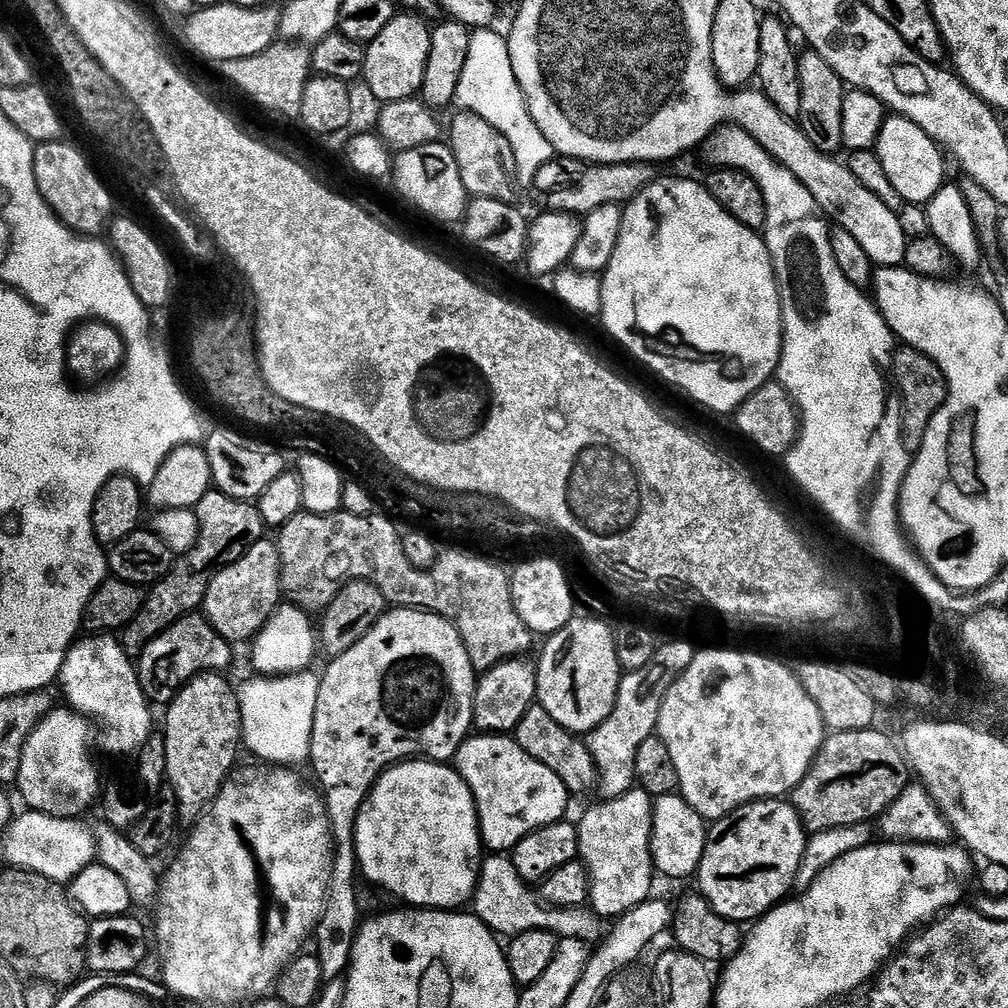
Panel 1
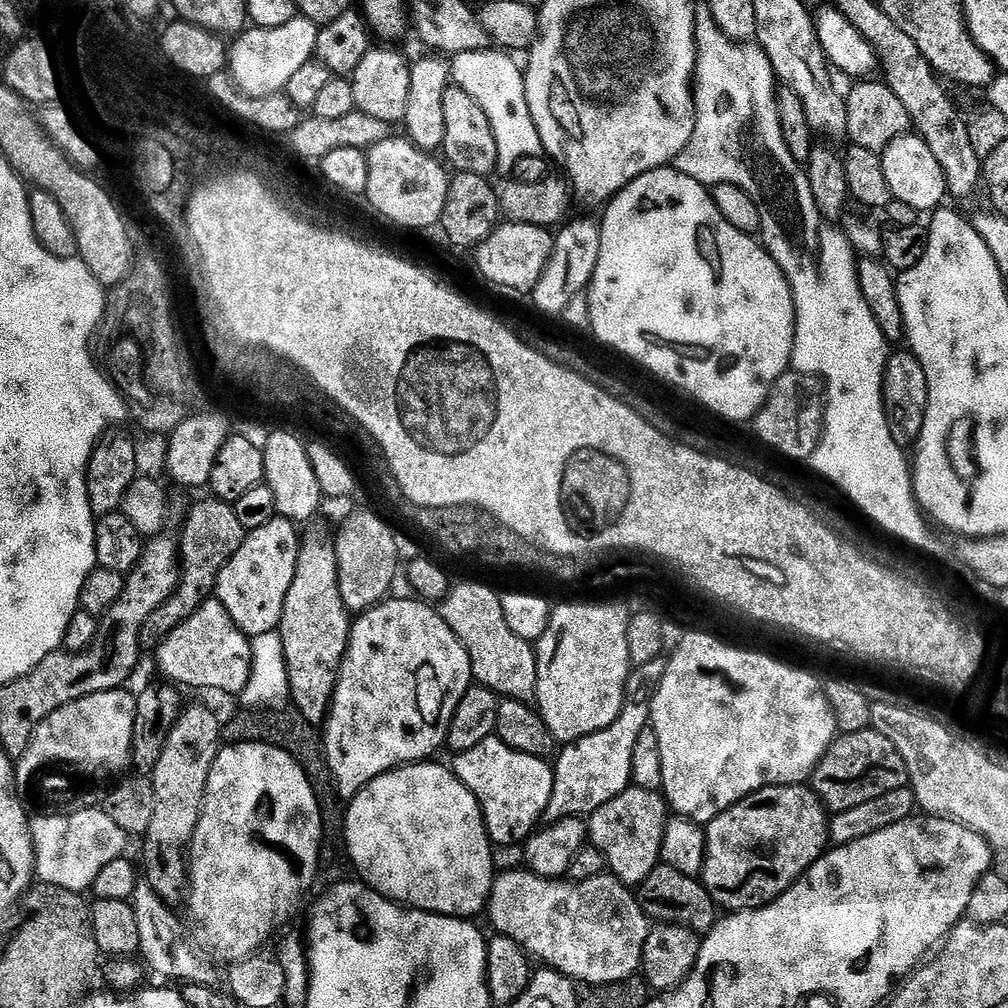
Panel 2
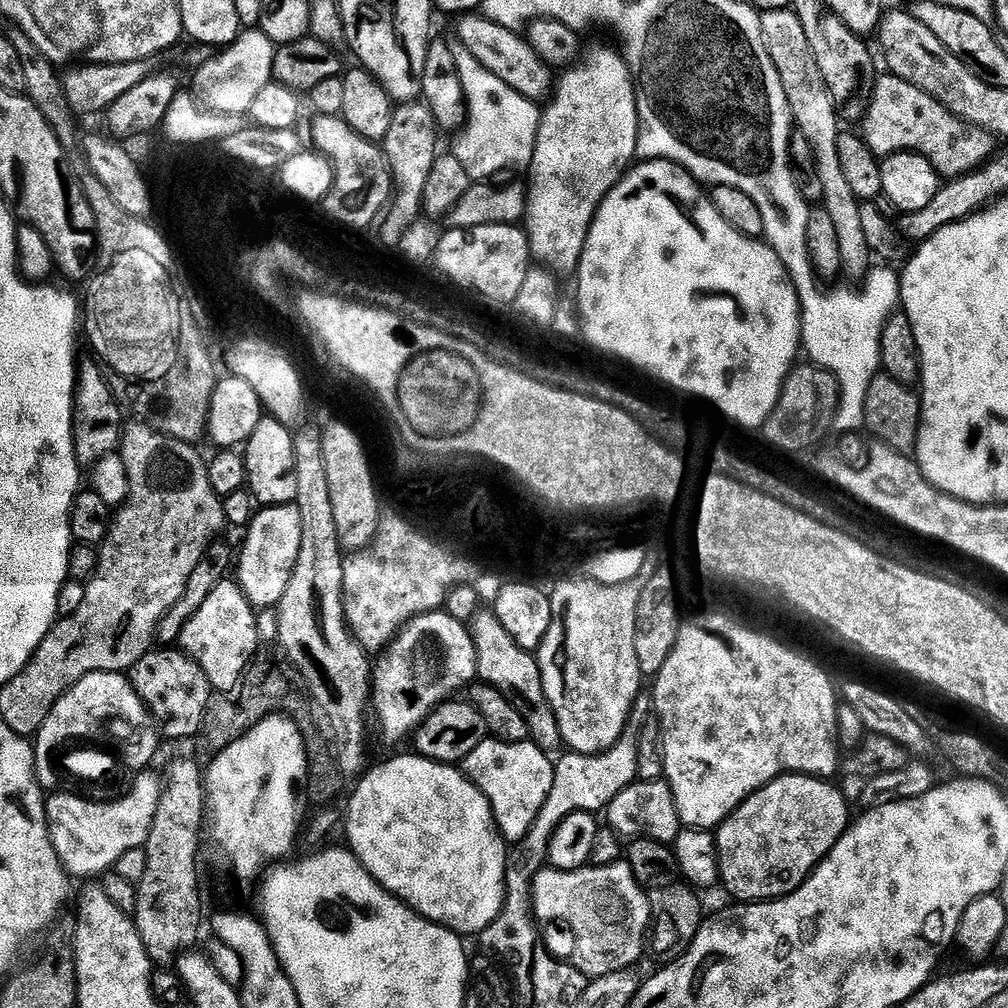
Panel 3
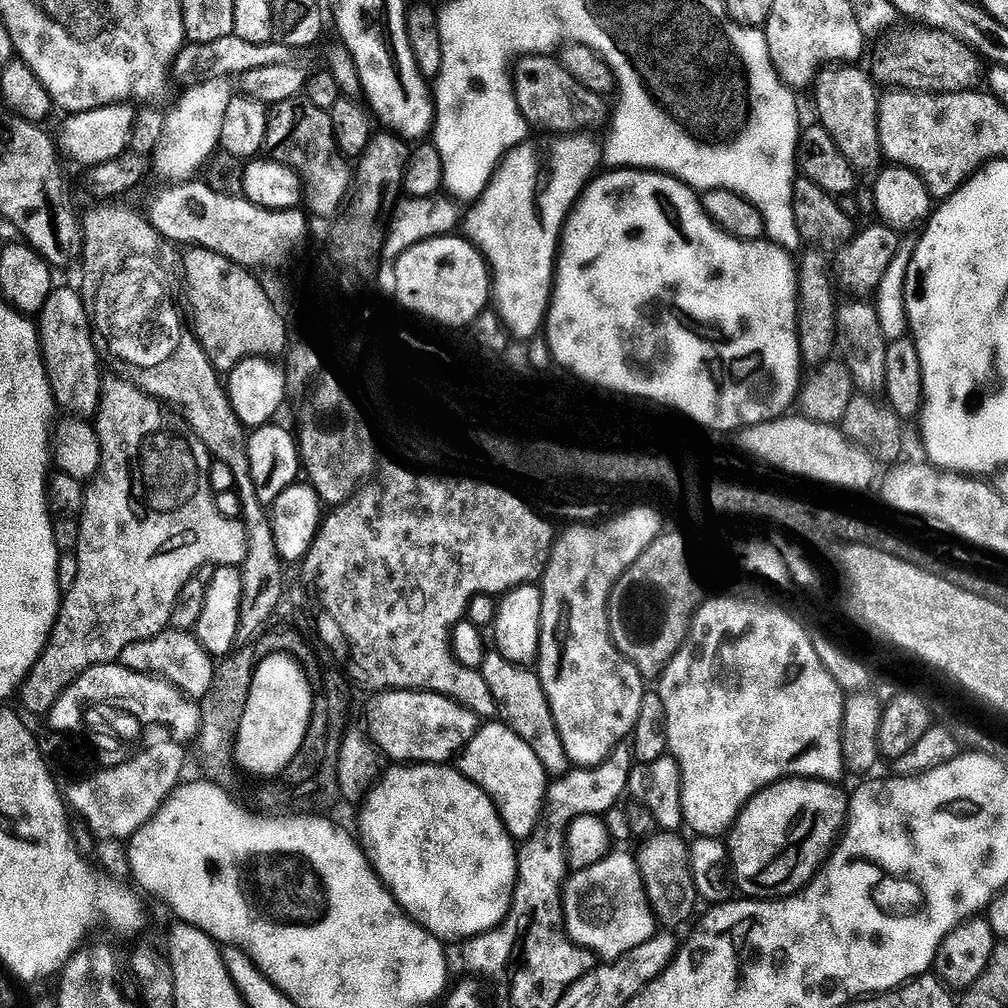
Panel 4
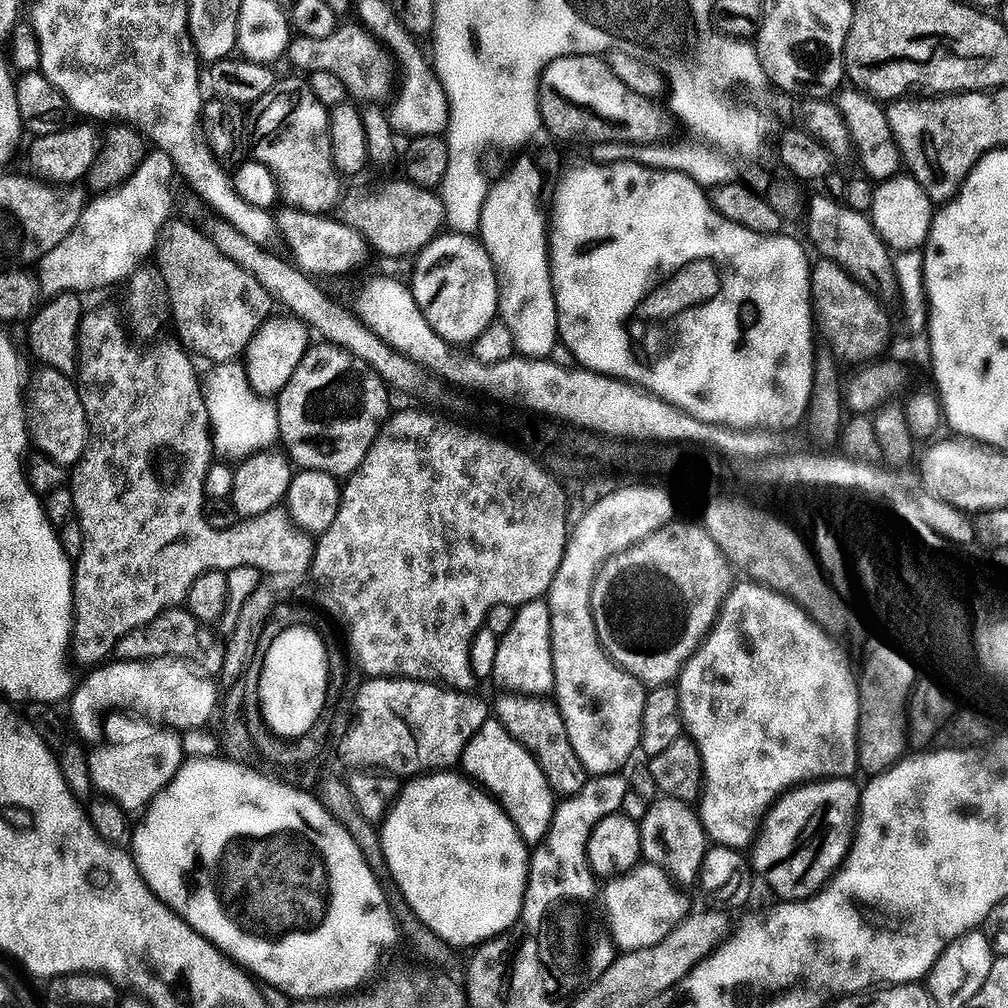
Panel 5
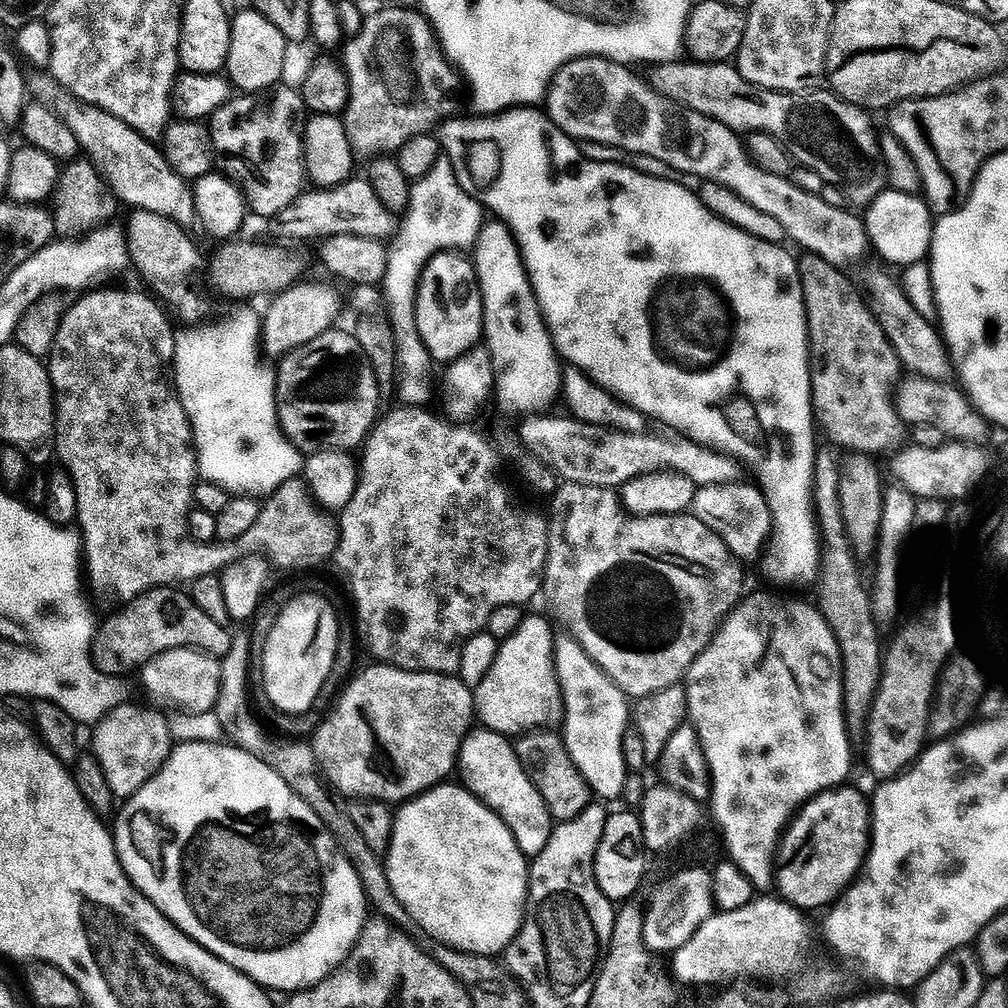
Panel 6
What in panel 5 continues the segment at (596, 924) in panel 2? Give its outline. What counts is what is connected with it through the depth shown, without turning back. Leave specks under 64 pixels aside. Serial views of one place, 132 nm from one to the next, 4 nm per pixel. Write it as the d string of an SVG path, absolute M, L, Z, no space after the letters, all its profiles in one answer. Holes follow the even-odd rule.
M641 862L627 872L625 876L618 876L603 885L602 900L604 896L604 912L608 915L606 927L612 937L613 944L621 953L640 951L643 948L654 947L655 944L667 938L675 928L690 915L688 900L683 896L668 873L663 872L658 866Z

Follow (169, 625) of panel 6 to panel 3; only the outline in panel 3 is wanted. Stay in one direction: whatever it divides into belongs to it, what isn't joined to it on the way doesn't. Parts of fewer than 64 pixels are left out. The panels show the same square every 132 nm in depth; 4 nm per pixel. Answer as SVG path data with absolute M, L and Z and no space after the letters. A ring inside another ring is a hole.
M164 646L159 650L147 652L130 670L130 679L133 693L136 693L144 701L145 707L151 713L151 719L158 725L164 740L165 738L168 740L188 740L191 736L201 735L208 704L214 699L214 689L204 671L198 666L198 662L194 662L182 650L177 650L172 646Z

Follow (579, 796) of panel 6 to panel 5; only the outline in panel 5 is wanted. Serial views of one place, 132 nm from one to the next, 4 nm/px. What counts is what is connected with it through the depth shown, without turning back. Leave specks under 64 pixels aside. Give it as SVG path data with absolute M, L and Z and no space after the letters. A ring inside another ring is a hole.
M524 694L528 696L504 696L494 704L494 712L499 723L531 752L533 758L540 763L540 769L546 774L548 785L557 797L577 796L586 787L590 773L582 766L574 746L570 742L570 734L566 730L566 722L560 713L560 705L551 699L543 700L540 694Z

